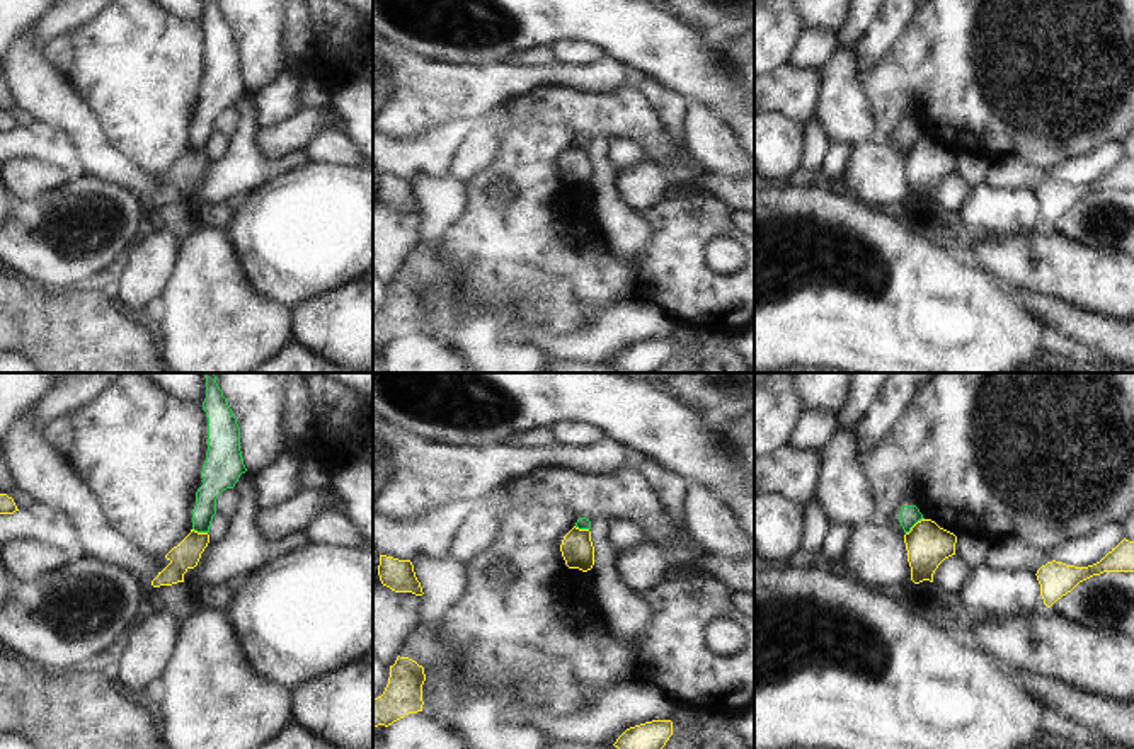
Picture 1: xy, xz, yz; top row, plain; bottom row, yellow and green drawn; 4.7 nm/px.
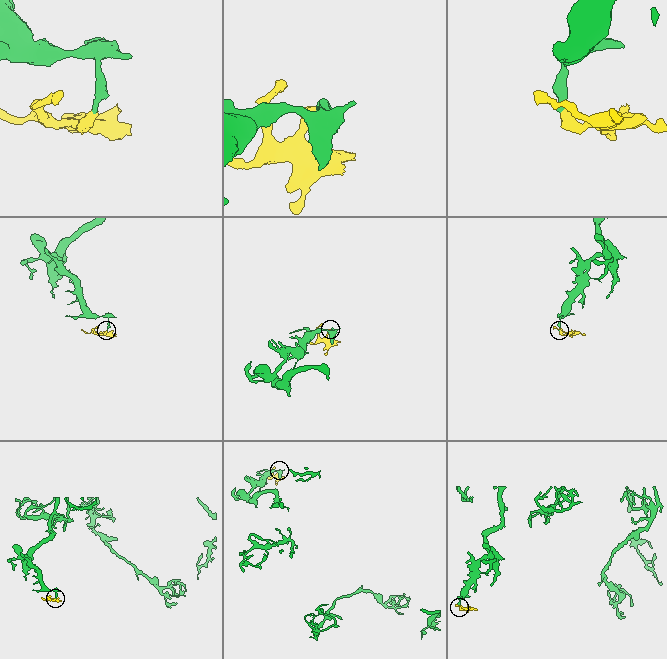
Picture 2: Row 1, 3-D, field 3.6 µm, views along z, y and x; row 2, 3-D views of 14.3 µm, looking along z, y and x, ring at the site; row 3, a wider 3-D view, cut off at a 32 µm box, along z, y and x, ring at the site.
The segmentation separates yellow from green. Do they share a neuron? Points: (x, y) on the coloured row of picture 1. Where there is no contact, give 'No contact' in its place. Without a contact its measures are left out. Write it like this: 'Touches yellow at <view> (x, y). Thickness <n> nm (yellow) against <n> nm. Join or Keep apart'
Touches yellow at yz (915, 525). Thickness 200 nm (yellow) against 100 nm. Keep apart

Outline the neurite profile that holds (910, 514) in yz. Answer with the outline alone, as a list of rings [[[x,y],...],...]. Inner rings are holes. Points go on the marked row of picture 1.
[[[902,506],[899,511],[899,523],[904,533],[909,533],[911,528],[921,519],[925,517],[916,506]]]

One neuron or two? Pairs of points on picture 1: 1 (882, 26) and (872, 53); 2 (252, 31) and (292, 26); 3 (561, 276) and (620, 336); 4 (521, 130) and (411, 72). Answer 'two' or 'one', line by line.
1: one
2: two
3: two
4: two

